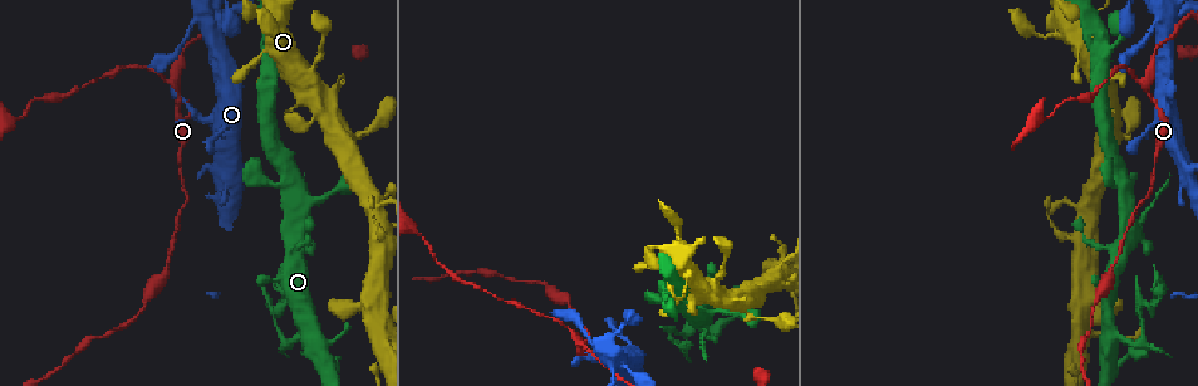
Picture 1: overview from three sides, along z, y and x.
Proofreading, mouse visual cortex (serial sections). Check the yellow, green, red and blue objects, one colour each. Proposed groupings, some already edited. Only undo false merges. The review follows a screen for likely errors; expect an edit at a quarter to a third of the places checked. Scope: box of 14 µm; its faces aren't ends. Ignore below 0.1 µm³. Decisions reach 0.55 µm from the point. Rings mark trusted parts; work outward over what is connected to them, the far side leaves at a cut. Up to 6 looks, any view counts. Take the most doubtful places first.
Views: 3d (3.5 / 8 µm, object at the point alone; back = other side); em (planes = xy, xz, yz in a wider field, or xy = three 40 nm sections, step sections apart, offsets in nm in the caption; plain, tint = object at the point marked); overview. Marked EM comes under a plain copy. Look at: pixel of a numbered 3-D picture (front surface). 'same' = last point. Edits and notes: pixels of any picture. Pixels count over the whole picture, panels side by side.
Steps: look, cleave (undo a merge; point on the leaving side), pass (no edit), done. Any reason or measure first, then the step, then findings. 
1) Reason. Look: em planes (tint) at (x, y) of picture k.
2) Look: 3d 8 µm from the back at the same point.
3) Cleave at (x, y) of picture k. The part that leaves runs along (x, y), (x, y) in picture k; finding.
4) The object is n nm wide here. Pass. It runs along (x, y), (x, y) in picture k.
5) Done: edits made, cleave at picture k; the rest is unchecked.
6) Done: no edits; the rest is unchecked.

Abrupt turn. Look: 3d 3.5 µm at (1138, 344) of picture 1.

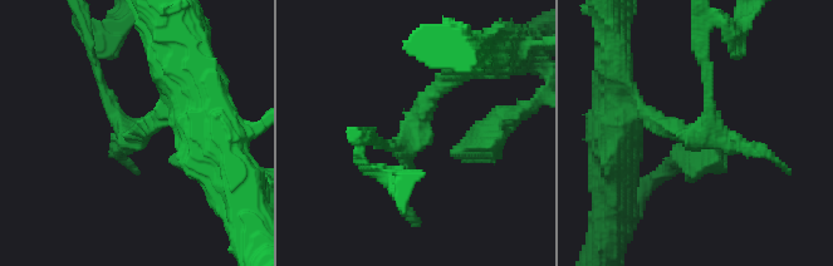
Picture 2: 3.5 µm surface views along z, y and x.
Look: em xy step 3 (tint) at (697, 133) of picture 2.

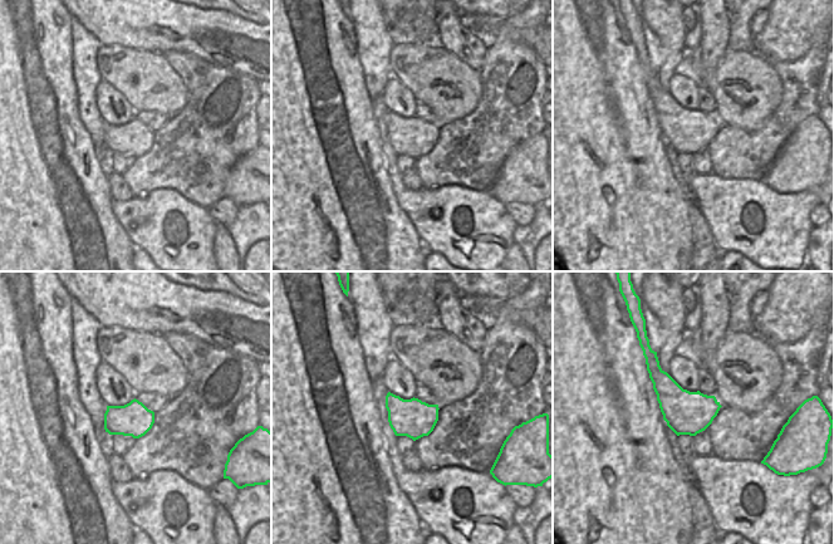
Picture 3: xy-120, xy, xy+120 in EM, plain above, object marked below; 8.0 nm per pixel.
The object is 300 nm wide here. Cleave at (705, 59) of picture 2. The part that leaves runs along (709, 98), (702, 28), (731, 31) in picture 2; a second cell is stuck on.

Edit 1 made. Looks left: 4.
Calibre changes. Look: 3d 8 µm at (174, 88) of picture 1.

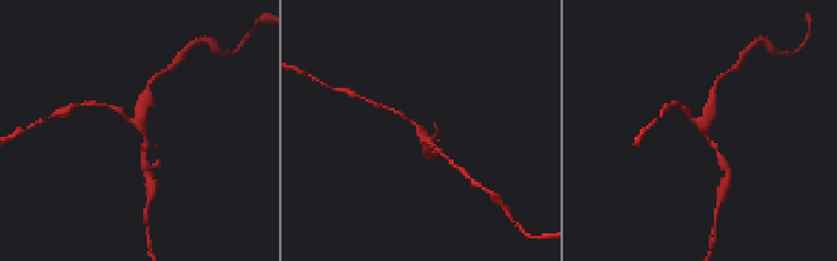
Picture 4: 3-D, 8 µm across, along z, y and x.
Look: 3d 3.5 µm at (141, 131) of picture 4.

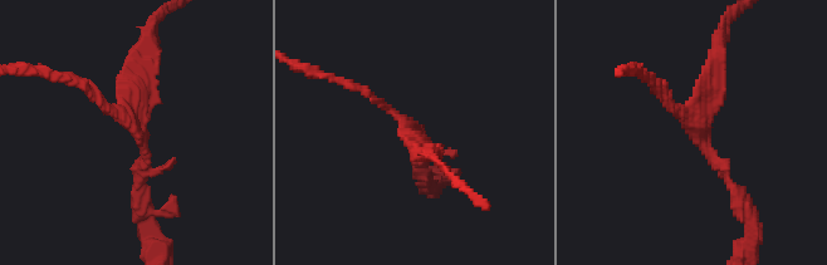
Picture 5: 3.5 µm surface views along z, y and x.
3 arms meet here; the arms are 150, 150, 300 nm wide. Look: em xy step 5 (tint) at (417, 132) of picture 5.

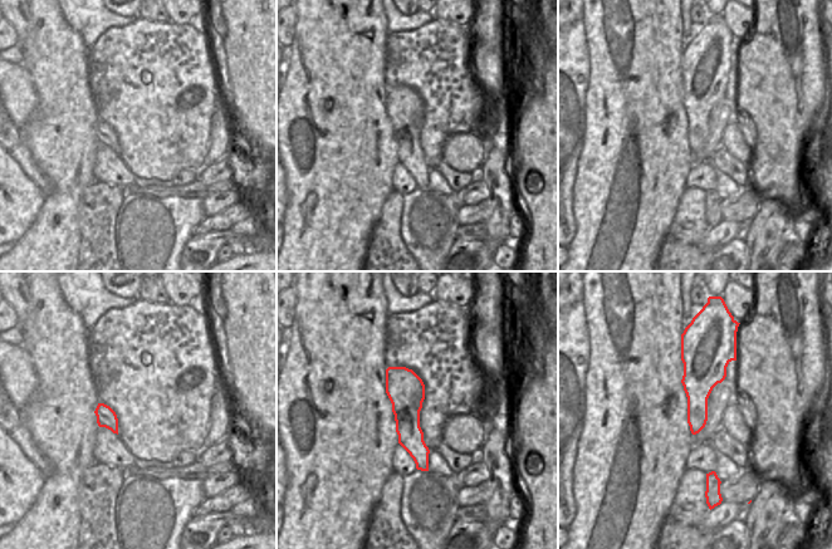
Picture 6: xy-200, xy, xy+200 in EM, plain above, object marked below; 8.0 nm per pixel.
Cleave at (717, 57) of picture 5. A second cell is stuck on.

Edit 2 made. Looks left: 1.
Done: edits made, cleave at picture 2, cleave at picture 5; the rest is unchecked.

